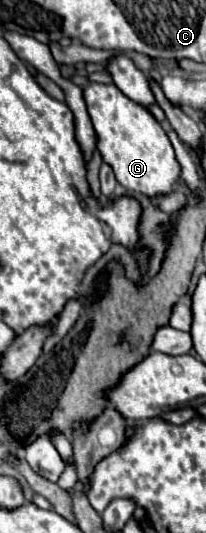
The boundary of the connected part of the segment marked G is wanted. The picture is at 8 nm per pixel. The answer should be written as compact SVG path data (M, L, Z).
M89 83L83 89L83 99L93 129L97 133L97 151L101 153L103 163L111 165L115 179L125 189L151 197L159 193L169 193L183 183L181 169L175 159L169 137L147 107L133 103L113 83Z

